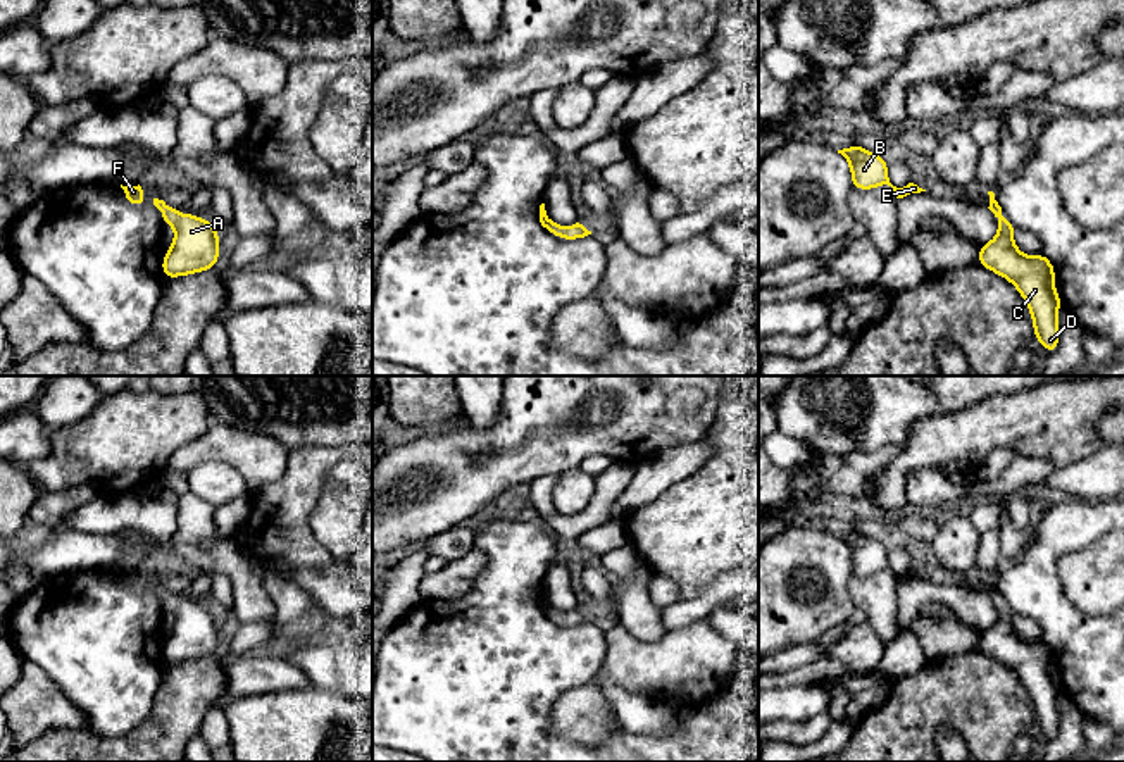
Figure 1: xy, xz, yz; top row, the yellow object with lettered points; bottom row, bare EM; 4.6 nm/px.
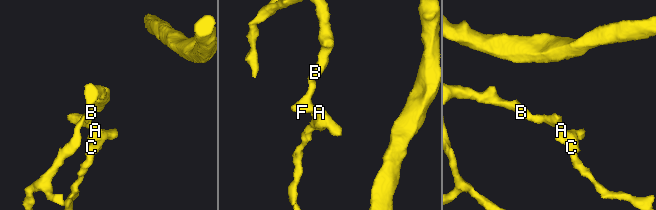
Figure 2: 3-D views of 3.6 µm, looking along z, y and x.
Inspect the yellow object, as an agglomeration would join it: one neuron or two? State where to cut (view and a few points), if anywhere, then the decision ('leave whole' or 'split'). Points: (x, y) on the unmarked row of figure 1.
cut none; leave whole

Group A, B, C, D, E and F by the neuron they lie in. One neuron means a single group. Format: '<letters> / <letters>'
A B C D E F

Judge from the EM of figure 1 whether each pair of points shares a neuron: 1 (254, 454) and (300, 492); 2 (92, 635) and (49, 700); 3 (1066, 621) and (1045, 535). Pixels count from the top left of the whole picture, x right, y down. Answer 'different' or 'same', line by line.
1: different
2: different
3: same

